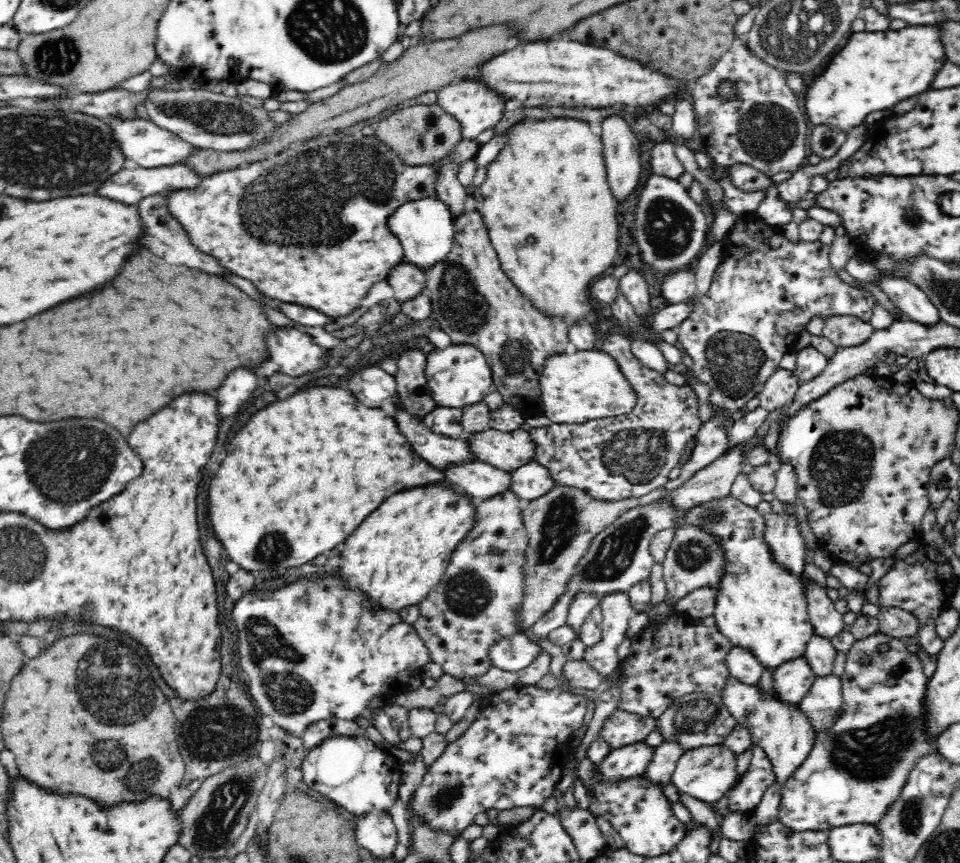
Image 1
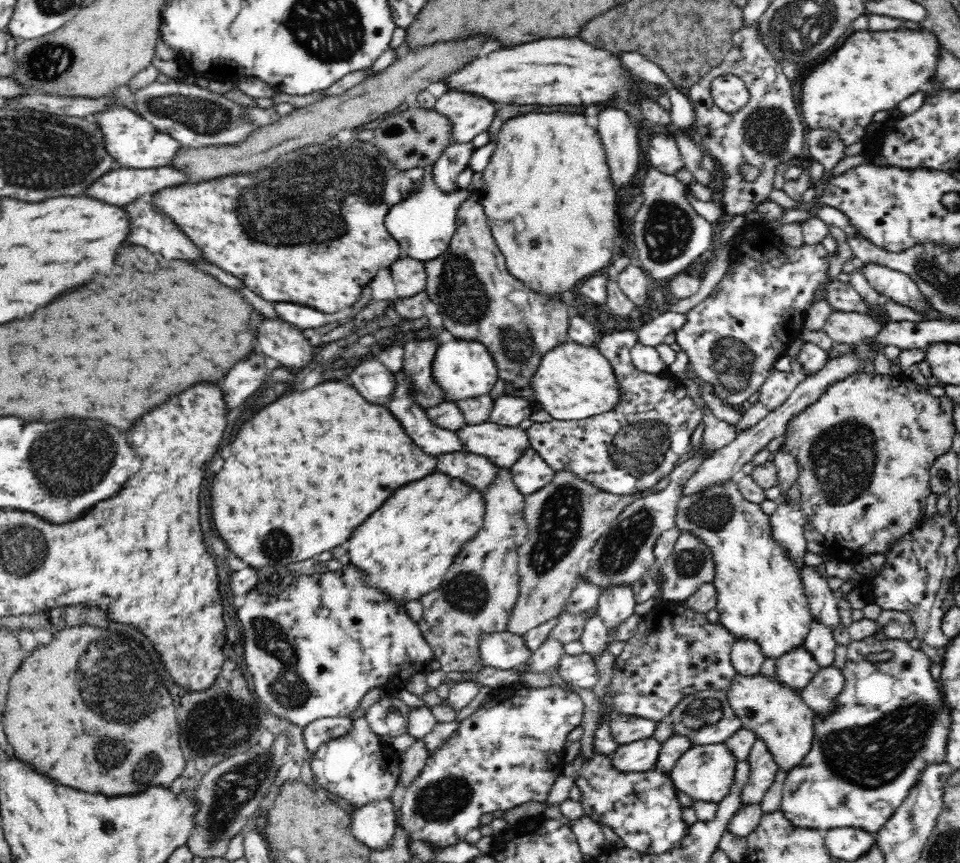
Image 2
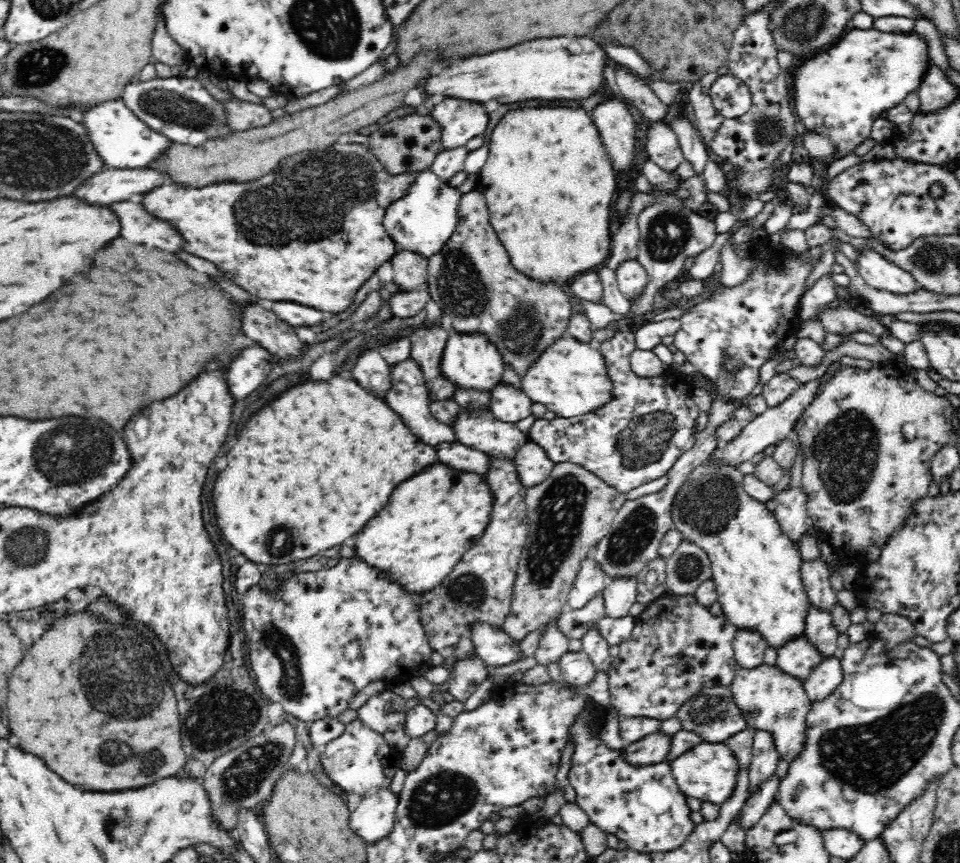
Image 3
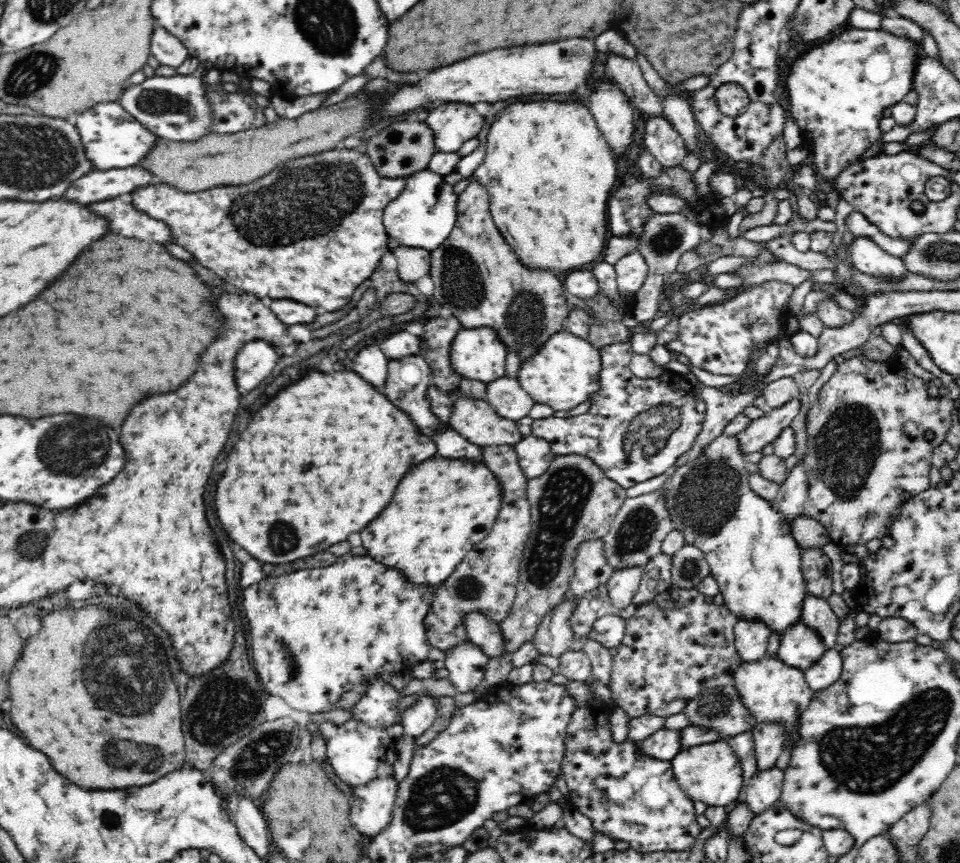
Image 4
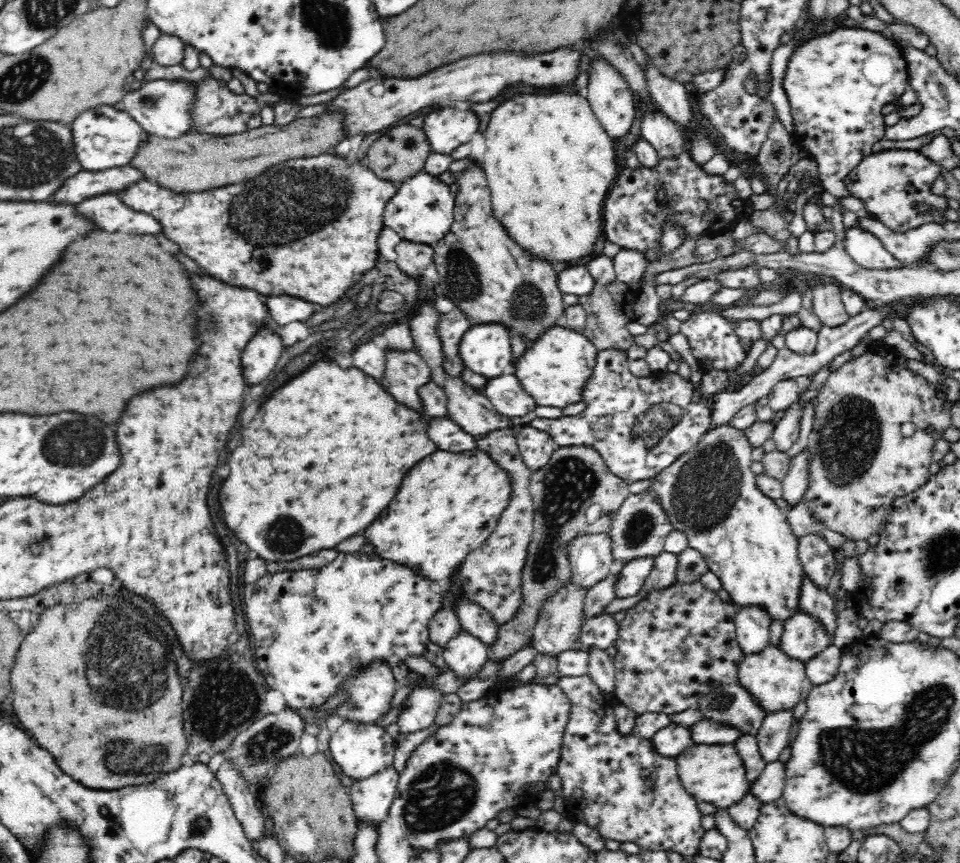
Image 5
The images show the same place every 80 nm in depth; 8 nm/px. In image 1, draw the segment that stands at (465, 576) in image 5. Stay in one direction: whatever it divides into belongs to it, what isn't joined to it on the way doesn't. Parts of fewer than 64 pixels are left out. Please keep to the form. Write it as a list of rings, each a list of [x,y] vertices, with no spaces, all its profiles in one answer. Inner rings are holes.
[[[506,491],[501,495],[493,496],[492,498],[479,501],[477,507],[477,514],[474,516],[474,524],[468,530],[468,534],[464,536],[461,542],[458,542],[456,549],[452,553],[450,562],[446,566],[446,570],[440,578],[440,582],[428,593],[428,596],[418,605],[417,619],[412,623],[412,627],[416,629],[418,637],[424,641],[424,645],[428,649],[431,662],[438,664],[442,671],[449,676],[456,678],[478,678],[488,674],[490,668],[493,668],[492,659],[490,659],[490,647],[493,647],[495,642],[500,639],[508,638],[510,635],[520,633],[521,618],[519,612],[522,608],[524,589],[525,589],[525,552],[529,543],[526,527],[522,522],[523,503],[518,500],[518,497],[513,491]]]

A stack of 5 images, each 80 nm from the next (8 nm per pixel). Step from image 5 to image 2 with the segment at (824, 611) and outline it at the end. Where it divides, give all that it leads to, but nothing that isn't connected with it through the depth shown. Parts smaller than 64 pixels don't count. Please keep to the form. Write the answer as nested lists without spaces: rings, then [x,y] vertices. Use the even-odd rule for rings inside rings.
[[[813,619],[803,647],[813,657],[820,670],[833,666],[837,645],[832,631],[824,623],[818,623],[816,619]]]

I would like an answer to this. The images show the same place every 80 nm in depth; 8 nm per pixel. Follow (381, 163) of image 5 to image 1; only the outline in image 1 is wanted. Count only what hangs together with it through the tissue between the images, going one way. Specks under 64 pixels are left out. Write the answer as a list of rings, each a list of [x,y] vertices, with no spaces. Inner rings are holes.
[[[417,104],[397,109],[376,123],[375,135],[389,144],[410,166],[432,164],[446,158],[463,139],[461,122],[442,106]]]

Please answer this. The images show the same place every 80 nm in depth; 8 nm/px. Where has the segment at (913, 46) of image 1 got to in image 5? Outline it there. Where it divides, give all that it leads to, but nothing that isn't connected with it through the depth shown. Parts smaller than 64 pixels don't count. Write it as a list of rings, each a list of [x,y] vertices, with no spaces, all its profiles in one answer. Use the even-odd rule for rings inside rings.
[[[843,27],[832,31],[831,33],[814,37],[812,40],[806,40],[795,47],[795,50],[791,54],[790,60],[787,64],[783,85],[791,104],[791,113],[793,116],[793,123],[795,126],[795,132],[793,134],[794,142],[809,152],[809,156],[816,161],[817,172],[824,185],[824,194],[827,198],[834,197],[837,200],[850,197],[850,192],[845,186],[845,177],[850,173],[850,170],[854,168],[862,158],[870,156],[872,152],[872,146],[878,142],[878,140],[884,139],[884,133],[886,127],[884,127],[884,116],[882,116],[882,108],[886,104],[895,104],[900,100],[902,94],[909,86],[909,76],[907,69],[907,62],[903,55],[903,48],[901,48],[900,41],[896,39],[889,32],[872,32],[871,30],[860,28],[848,28]]]

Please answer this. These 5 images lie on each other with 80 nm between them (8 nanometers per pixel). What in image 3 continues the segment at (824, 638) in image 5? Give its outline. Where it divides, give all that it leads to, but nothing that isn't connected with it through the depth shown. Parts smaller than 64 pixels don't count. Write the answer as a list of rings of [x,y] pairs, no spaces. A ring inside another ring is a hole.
[[[805,635],[792,639],[777,650],[777,668],[801,682],[806,682],[822,662],[820,651]]]

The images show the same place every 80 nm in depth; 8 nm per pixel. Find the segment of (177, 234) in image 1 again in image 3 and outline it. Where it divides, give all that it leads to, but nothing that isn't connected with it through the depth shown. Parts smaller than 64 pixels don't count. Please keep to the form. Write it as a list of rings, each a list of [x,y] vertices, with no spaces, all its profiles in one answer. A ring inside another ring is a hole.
[[[120,202],[110,206],[122,224],[122,236],[136,244],[148,244],[168,254],[186,252],[186,241],[167,220],[160,219],[144,210],[136,202]]]

